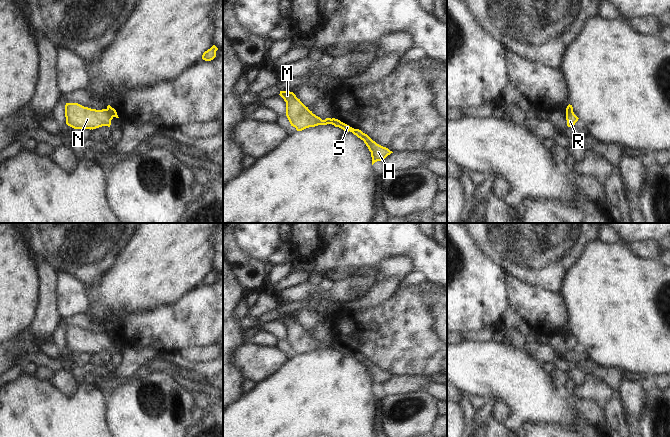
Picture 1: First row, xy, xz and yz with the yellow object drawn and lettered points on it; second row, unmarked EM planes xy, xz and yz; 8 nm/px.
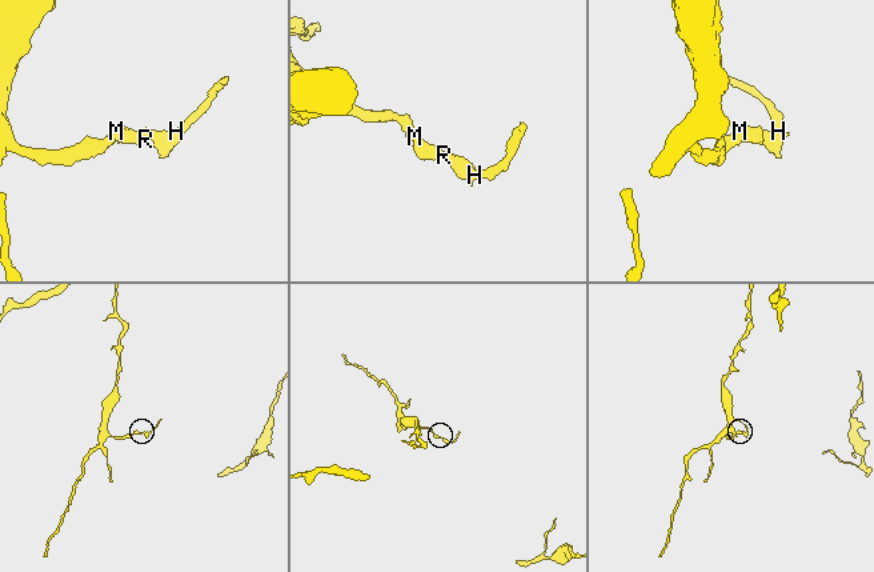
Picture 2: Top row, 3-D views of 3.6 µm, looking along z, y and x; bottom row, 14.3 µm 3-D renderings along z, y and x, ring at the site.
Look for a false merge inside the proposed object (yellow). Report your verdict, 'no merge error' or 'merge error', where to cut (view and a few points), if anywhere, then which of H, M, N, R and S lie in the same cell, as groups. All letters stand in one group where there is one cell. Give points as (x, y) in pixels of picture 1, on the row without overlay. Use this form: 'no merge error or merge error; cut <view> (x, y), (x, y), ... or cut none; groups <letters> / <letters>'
merge error; cut xy (106, 333), (113, 340); groups H S / M N R

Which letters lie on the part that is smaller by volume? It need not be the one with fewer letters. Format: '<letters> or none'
H, S

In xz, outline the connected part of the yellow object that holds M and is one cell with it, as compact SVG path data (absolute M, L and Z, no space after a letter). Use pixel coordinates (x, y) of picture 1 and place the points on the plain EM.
M280 315L279 318L286 326L286 340L297 355L302 355L309 351L331 348L332 343L322 344L306 331L293 316Z

